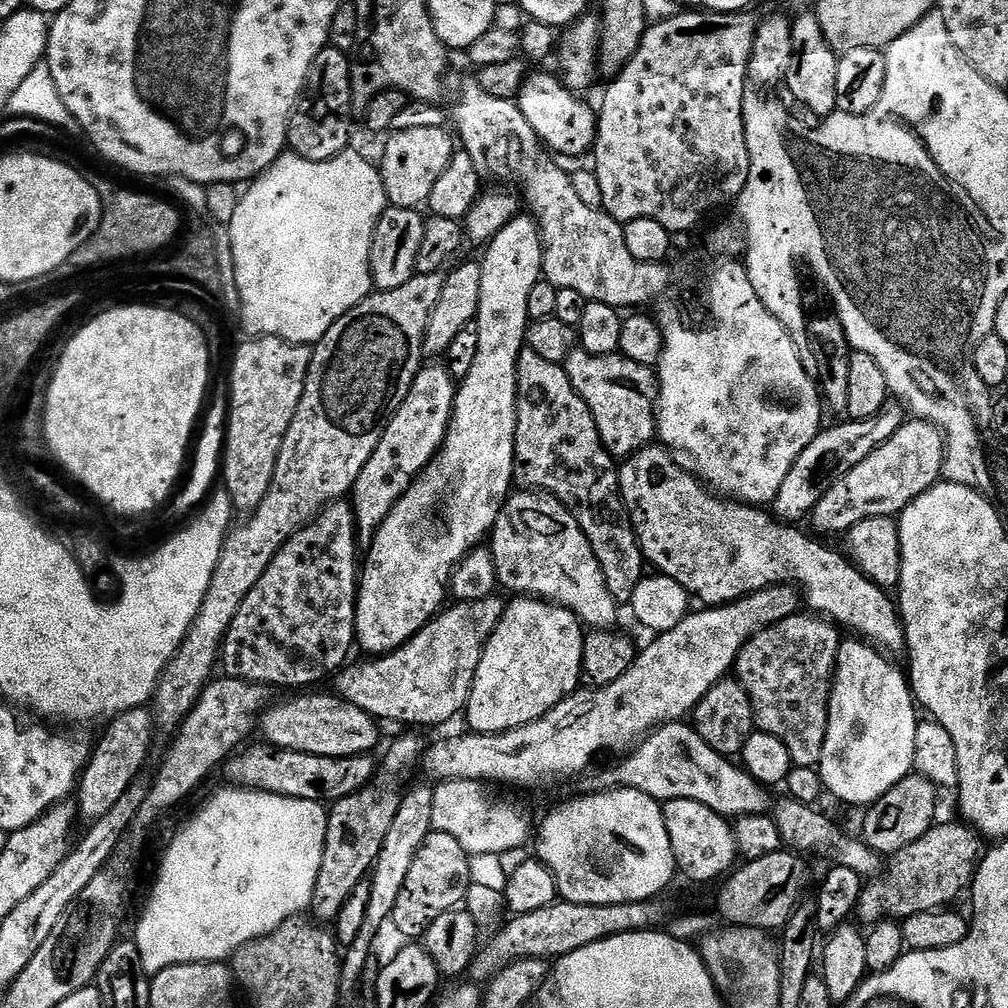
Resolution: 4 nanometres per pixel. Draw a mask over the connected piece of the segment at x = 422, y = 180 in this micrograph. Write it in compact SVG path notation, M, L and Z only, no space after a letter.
M447 127L428 129L402 129L387 137L385 157L379 169L389 205L393 208L419 209L427 205L434 190L434 182L442 178L446 166L450 166L454 151L454 136Z

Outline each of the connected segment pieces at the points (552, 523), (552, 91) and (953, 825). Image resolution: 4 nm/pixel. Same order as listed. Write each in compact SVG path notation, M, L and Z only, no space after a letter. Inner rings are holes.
M520 490L509 495L500 509L500 516L492 525L491 540L490 551L496 567L496 579L503 587L505 584L512 594L527 594L532 598L546 600L549 604L559 604L561 608L569 608L581 625L592 630L608 630L615 625L612 623L616 620L618 603L607 589L600 559L592 553L592 547L578 522L559 500L532 490Z
M534 71L521 86L518 105L526 120L549 153L560 156L580 156L591 149L596 142L597 113L588 104L583 104L577 93L564 87L559 75ZM560 155L560 156L559 156Z
M958 822L935 823L922 838L891 853L884 872L863 885L856 907L857 921L868 922L870 926L883 919L903 922L914 914L953 905L950 903L963 890L965 893L971 878L976 875L976 866L982 854L977 833L967 823Z

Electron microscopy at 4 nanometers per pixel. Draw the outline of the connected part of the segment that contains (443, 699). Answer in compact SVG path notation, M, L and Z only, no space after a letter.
M493 594L481 600L462 600L445 607L412 640L387 656L369 659L369 664L345 667L335 677L335 695L358 706L377 721L421 724L428 728L445 724L467 709L468 695L484 653L486 642L498 626L506 607Z

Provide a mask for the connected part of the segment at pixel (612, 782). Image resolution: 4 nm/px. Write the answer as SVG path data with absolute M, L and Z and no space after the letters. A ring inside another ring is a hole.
M677 722L674 724L664 724L657 728L655 732L649 732L639 744L635 745L623 757L624 760L617 768L612 768L609 772L604 772L600 780L605 789L621 787L633 788L647 796L653 796L658 802L669 800L689 800L690 802L702 802L702 806L710 806L710 810L717 812L719 816L725 818L747 818L749 816L760 816L768 808L768 796L763 787L757 784L743 767L736 768L731 759L722 757L712 749L709 744L696 733L695 727L688 722Z

